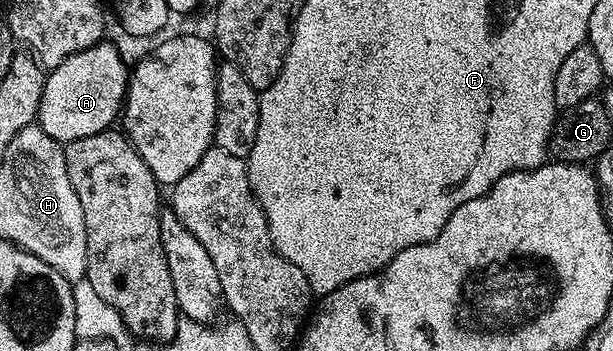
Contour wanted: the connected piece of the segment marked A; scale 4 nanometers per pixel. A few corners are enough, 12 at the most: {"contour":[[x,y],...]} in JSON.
{"contour":[[116,45],[49,69],[36,123],[63,146],[105,132],[126,98]]}

